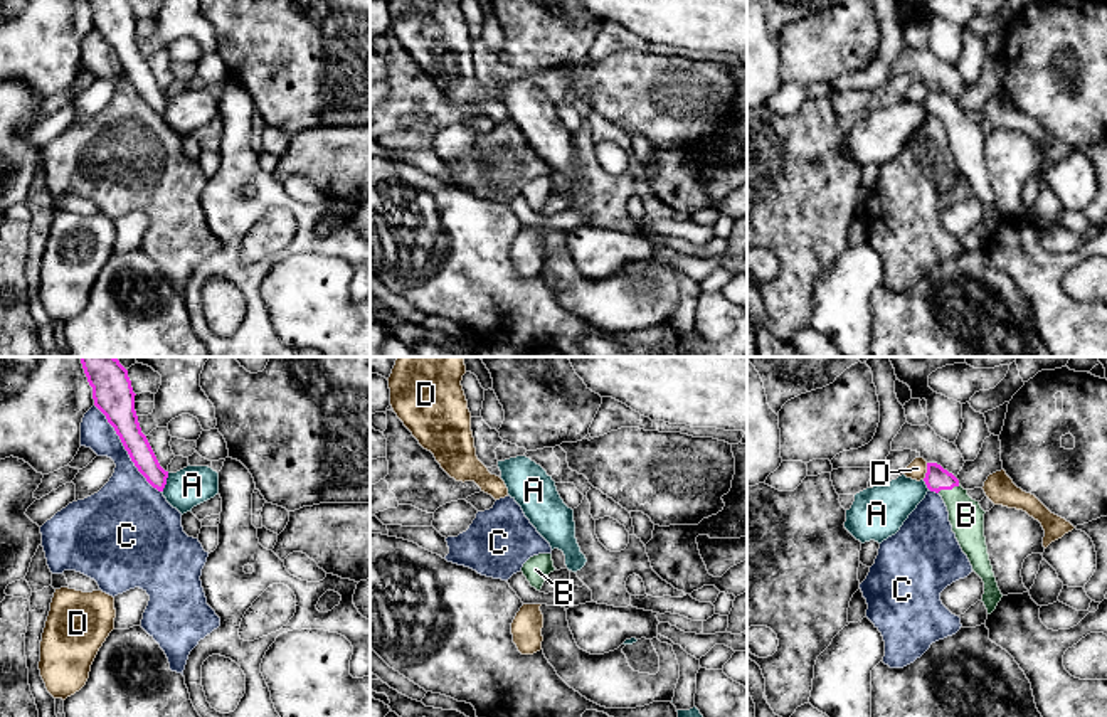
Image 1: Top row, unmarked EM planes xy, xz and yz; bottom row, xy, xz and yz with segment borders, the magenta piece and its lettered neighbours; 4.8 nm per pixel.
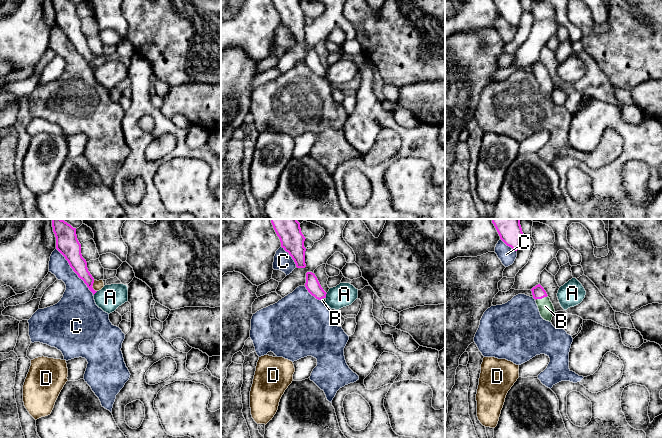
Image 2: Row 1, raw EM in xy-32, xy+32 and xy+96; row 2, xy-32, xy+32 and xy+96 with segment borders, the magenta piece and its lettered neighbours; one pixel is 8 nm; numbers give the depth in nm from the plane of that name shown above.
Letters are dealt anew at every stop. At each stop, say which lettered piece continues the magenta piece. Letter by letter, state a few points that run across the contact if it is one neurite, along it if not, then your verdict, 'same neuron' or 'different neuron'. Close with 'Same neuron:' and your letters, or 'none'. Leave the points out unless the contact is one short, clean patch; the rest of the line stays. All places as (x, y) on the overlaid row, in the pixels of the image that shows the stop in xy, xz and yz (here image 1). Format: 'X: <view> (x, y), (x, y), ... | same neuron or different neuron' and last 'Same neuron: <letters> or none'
A: xy (169, 473), (162, 492) | different neuron
B: yz (937, 478), (948, 488), (966, 515) | same neuron
C: different neuron
D: yz (927, 463), (927, 472), (922, 478) | different neuron
Same neuron: B

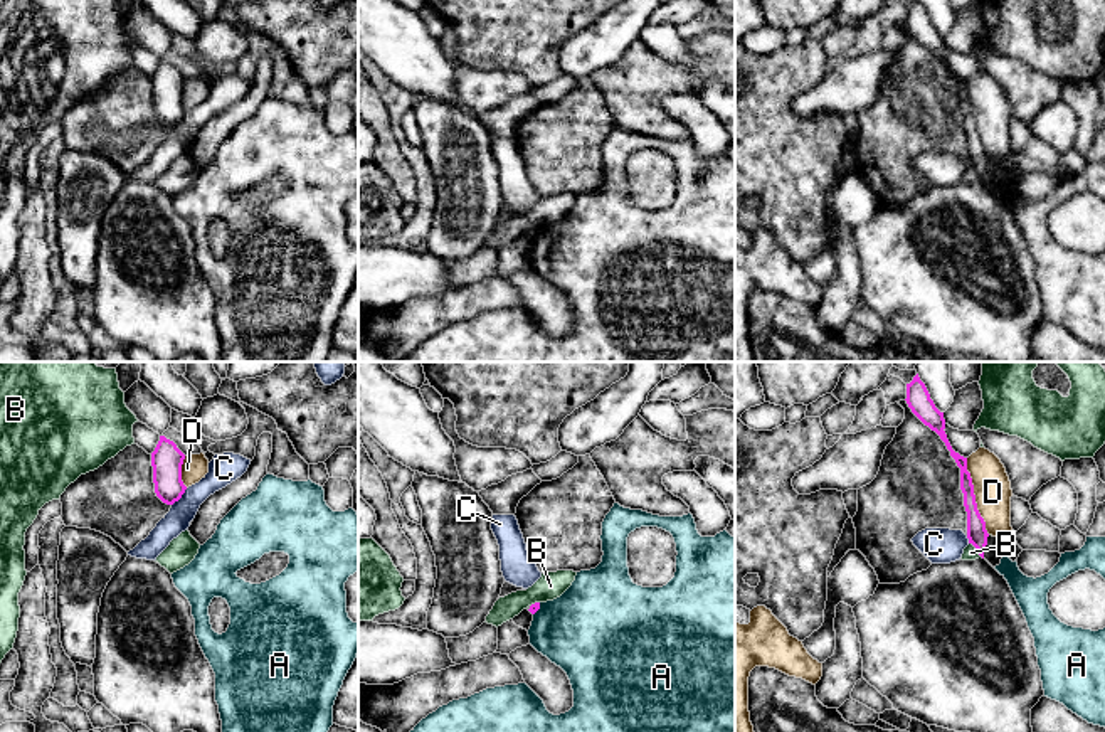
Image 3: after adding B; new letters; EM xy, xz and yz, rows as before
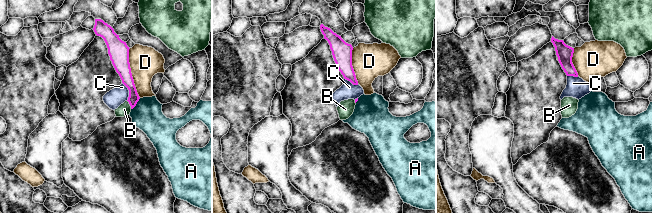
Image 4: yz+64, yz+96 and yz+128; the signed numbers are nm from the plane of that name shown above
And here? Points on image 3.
A: xz (540, 603), (533, 615) | different neuron
B: yz (969, 542), (981, 556) | different neuron
C: xy (187, 488), (172, 505) | different neuron
D: different neuron
Same neuron: none

